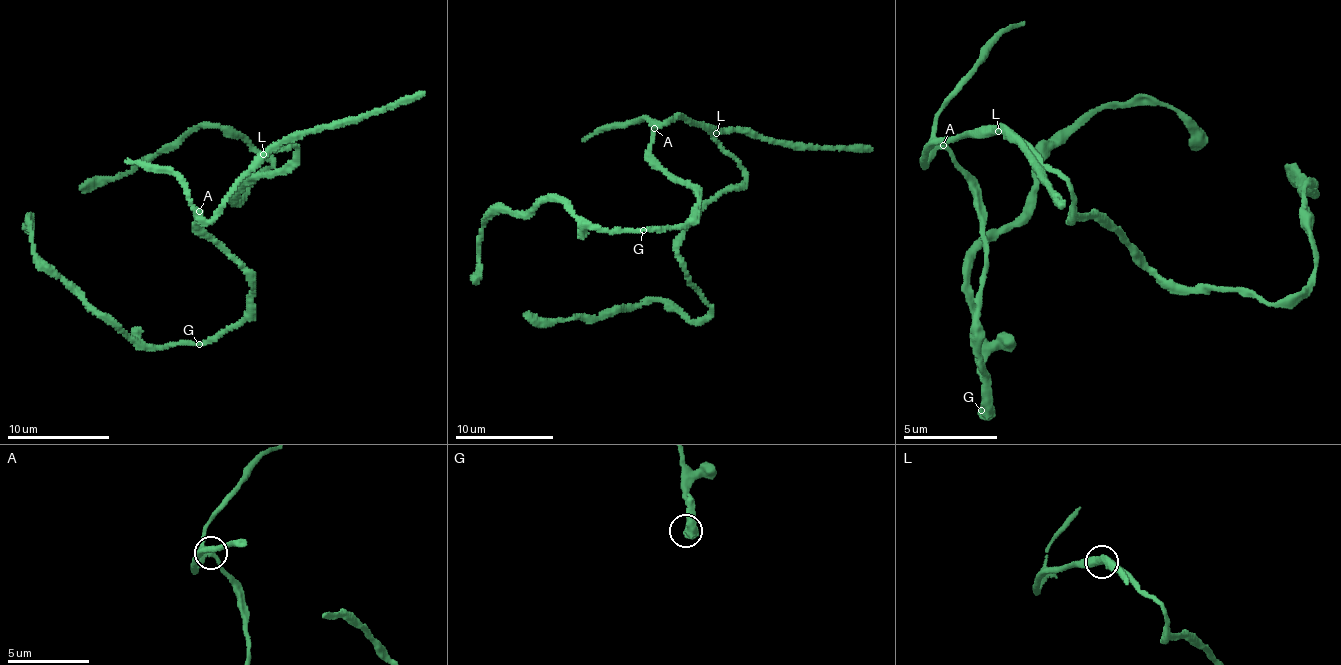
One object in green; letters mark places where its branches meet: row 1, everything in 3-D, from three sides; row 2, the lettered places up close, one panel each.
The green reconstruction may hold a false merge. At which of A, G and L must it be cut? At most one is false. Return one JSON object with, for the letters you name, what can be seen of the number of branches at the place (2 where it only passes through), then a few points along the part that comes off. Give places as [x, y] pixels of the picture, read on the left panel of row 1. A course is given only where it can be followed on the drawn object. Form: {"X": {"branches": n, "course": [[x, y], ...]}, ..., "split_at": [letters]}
{"split_at": []}

